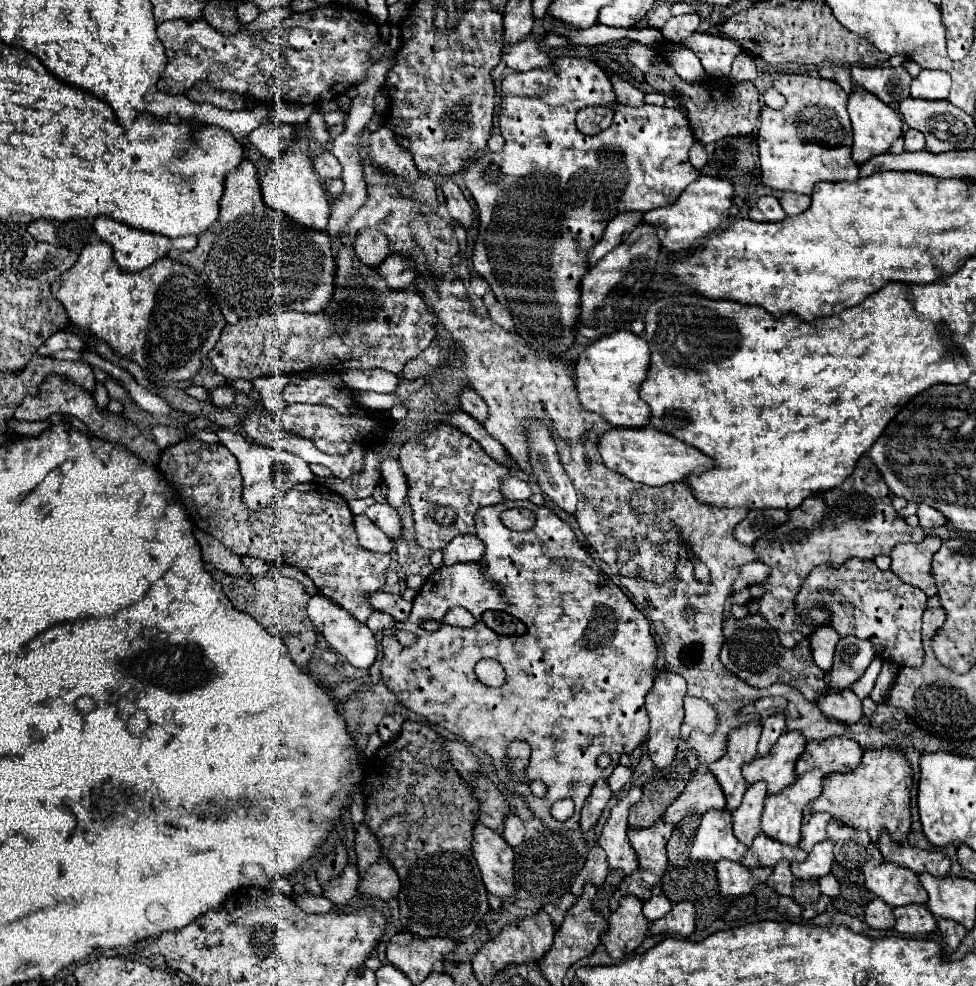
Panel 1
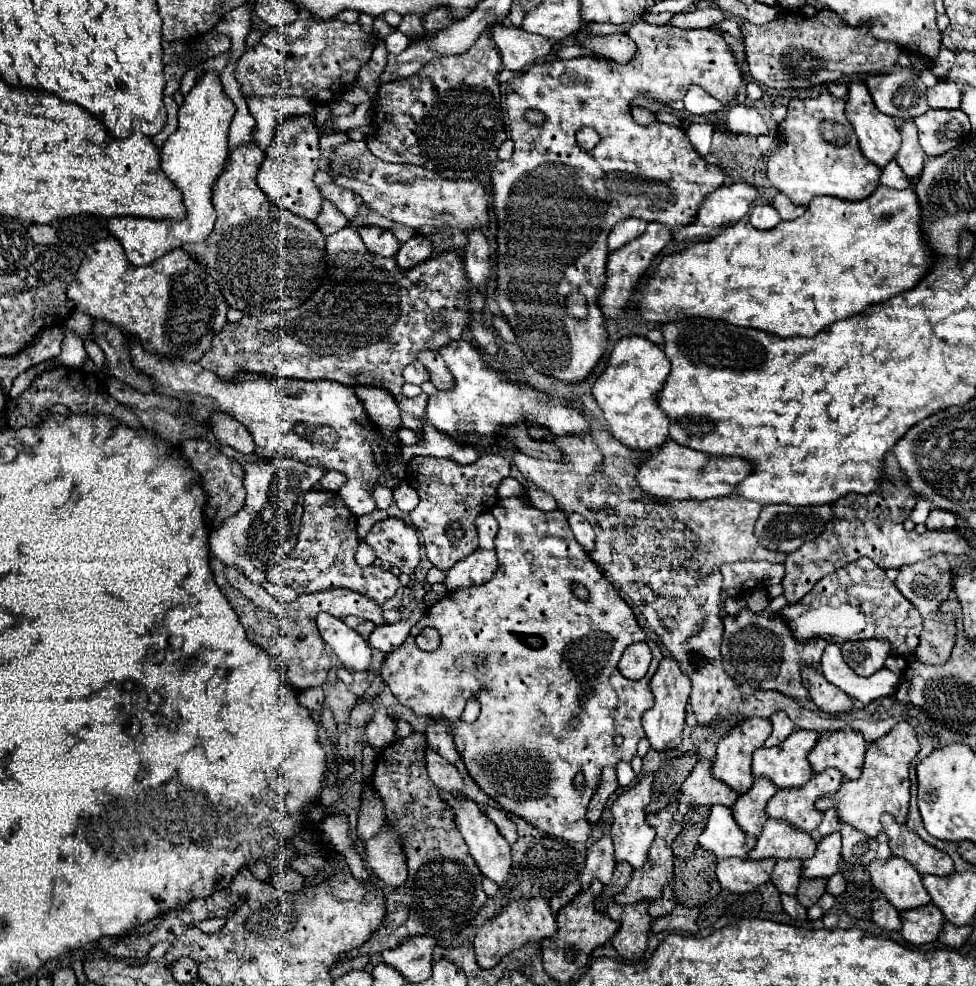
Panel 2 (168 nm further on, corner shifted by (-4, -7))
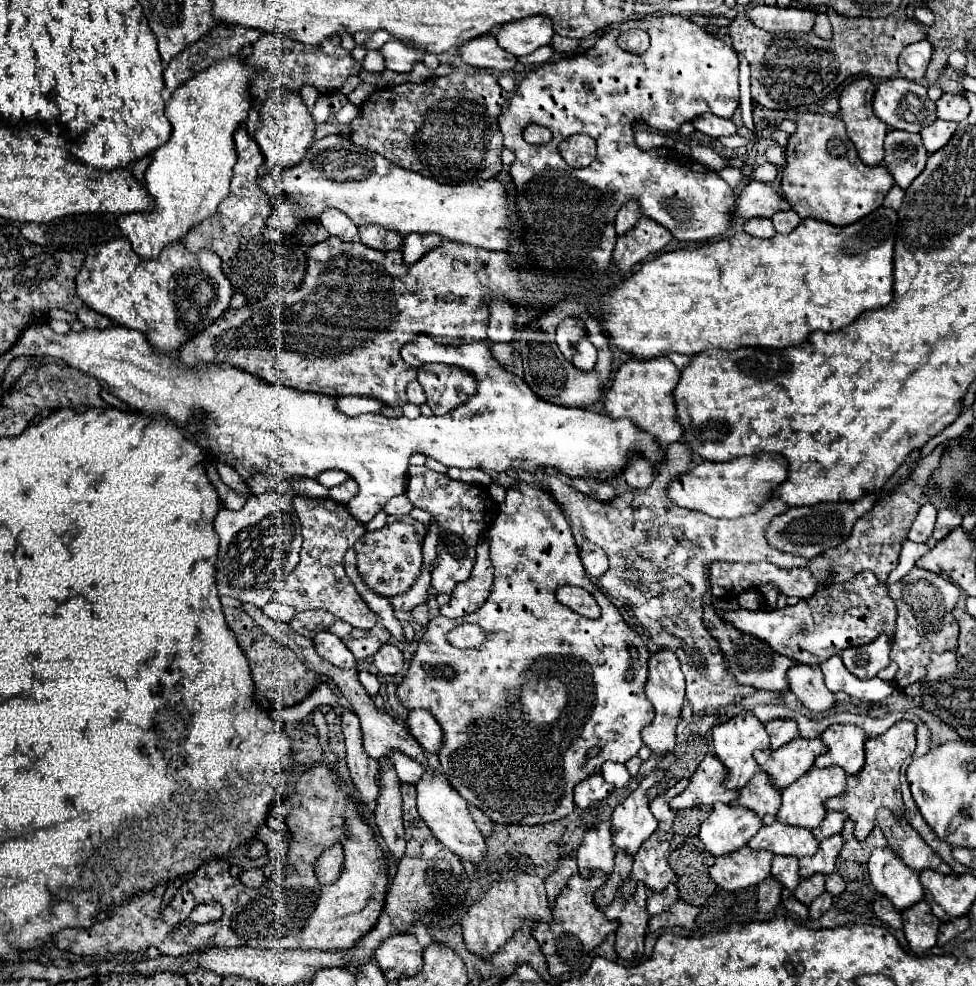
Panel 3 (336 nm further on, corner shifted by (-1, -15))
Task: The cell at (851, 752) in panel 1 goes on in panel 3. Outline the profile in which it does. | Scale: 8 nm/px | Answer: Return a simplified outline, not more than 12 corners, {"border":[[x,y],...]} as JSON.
{"border":[[830,725],[820,739],[828,753],[816,767],[838,765],[846,775],[864,767],[860,727]]}

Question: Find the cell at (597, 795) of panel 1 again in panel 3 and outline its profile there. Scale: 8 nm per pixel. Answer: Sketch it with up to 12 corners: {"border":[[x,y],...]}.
{"border":[[602,775],[584,779],[574,789],[578,807],[588,809],[614,791]]}

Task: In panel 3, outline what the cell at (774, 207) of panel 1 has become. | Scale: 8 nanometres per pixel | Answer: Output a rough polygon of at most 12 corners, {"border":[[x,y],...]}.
{"border":[[764,217],[744,223],[744,231],[754,237],[772,237],[772,221]]}

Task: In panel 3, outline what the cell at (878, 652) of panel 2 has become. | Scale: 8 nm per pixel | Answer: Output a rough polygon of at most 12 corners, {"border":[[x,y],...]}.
{"border":[[880,635],[868,645],[842,653],[846,669],[872,679],[890,665],[890,639]]}

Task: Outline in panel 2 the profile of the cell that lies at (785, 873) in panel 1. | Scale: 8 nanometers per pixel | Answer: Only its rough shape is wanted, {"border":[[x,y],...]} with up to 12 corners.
{"border":[[779,859],[771,873],[781,893],[795,895],[801,879],[799,859]]}

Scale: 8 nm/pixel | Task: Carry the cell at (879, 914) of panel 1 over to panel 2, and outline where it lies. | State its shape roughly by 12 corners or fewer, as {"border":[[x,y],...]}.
{"border":[[885,899],[871,903],[873,921],[887,929],[899,931],[899,911]]}

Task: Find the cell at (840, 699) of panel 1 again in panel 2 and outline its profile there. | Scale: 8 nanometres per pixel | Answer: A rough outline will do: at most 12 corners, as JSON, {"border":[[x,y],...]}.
{"border":[[805,667],[801,677],[811,701],[835,715],[853,707],[851,697]]}

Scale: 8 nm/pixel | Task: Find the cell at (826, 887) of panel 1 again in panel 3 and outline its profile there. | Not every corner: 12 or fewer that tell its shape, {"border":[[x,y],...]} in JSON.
{"border":[[838,873],[826,877],[826,891],[832,897],[844,891],[846,883]]}

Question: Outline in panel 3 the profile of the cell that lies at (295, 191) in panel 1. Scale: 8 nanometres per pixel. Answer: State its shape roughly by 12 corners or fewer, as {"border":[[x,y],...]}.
{"border":[[298,93],[260,105],[262,173],[298,165],[314,121]]}

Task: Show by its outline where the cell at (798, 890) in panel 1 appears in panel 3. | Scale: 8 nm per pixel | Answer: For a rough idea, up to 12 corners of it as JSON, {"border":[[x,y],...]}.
{"border":[[824,875],[802,879],[794,897],[810,905],[824,889]]}

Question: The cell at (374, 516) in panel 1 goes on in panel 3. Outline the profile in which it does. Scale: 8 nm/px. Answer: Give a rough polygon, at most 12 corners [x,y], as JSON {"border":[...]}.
{"border":[[408,523],[358,539],[358,571],[380,595],[420,575],[422,545]]}

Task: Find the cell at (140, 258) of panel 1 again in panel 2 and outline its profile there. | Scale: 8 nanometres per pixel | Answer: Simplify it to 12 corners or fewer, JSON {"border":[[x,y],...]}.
{"border":[[205,71],[161,147],[185,219],[113,217],[133,265],[201,243],[235,103]]}

